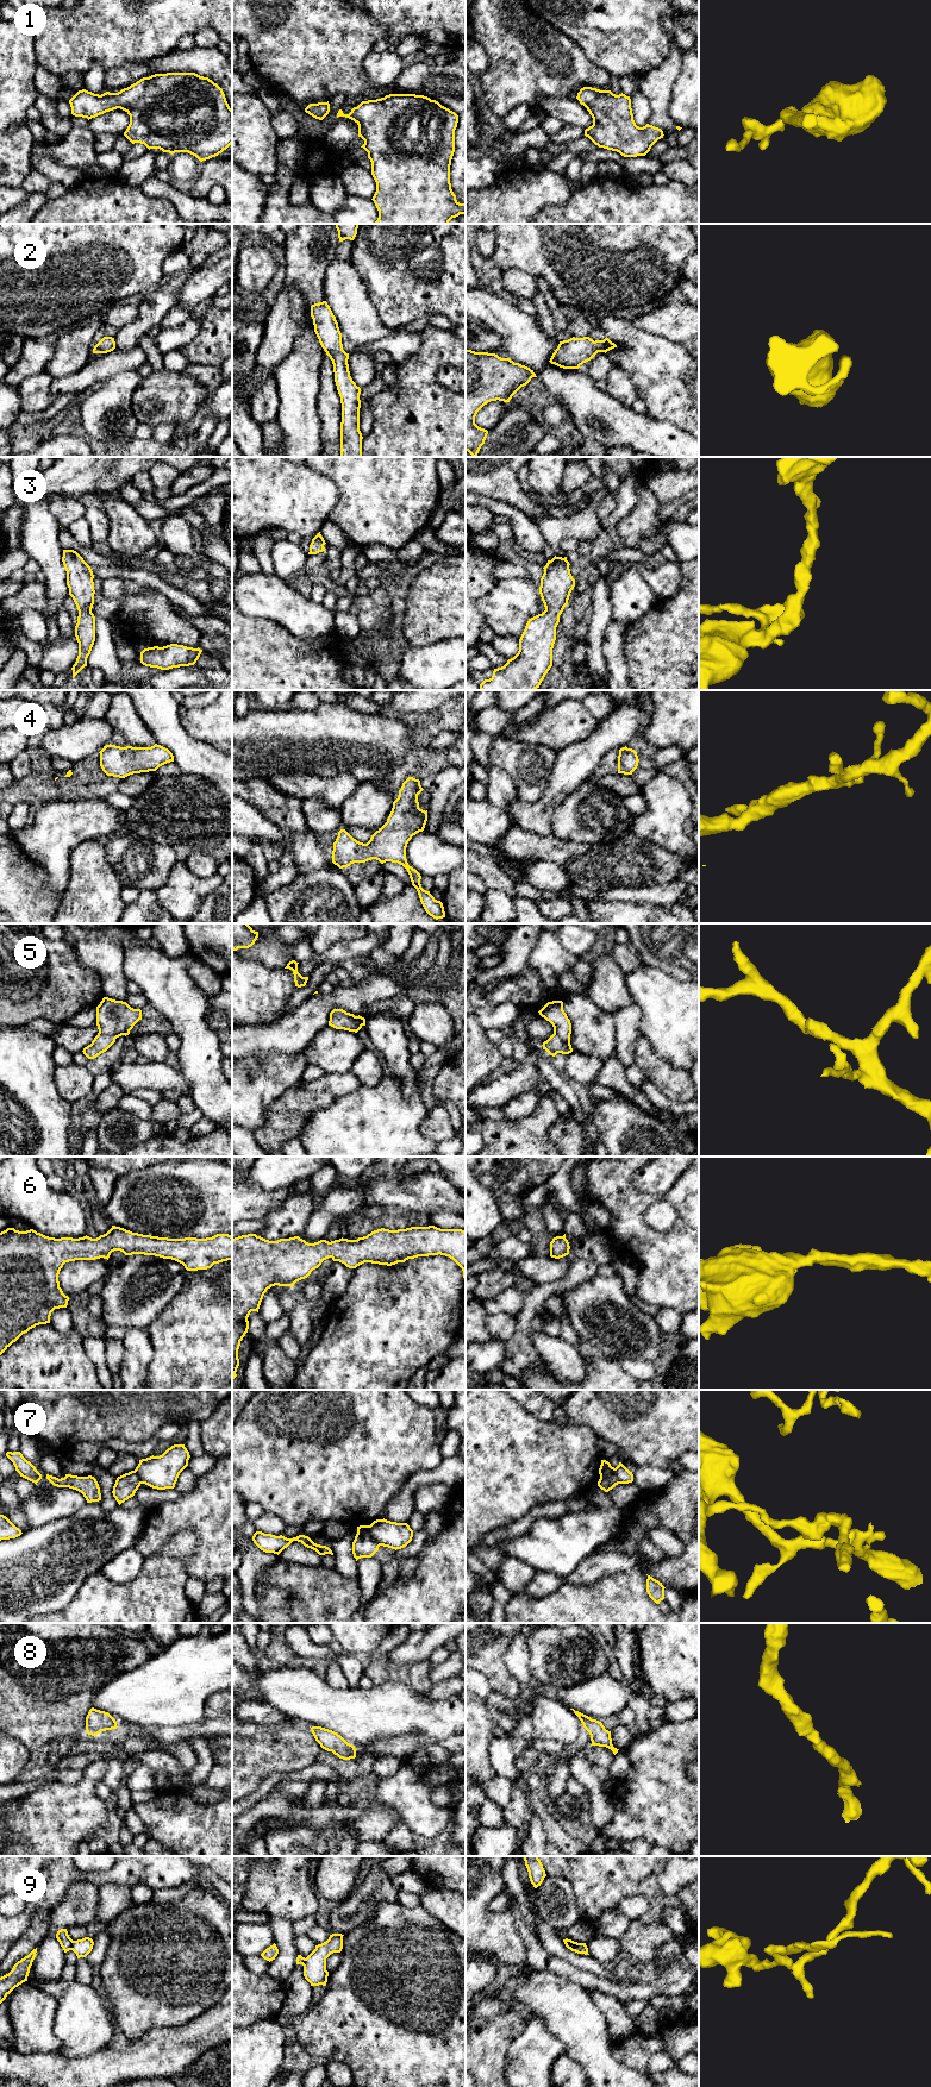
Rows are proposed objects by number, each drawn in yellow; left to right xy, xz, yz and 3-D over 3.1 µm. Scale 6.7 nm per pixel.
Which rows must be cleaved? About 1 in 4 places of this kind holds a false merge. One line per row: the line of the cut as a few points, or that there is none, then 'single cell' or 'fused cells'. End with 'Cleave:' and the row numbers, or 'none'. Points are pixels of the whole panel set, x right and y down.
1: cut none; single cell
2: cut none; single cell
3: cut none; single cell
4: cut none; single cell
5: cut none; single cell
6: cut none; single cell
7: cut xz (368, 1525), (369, 1534), (380, 1545); fused cells
8: cut none; single cell
9: cut xy (74, 1941), (70, 1949); fused cells
Cleave: 7, 9

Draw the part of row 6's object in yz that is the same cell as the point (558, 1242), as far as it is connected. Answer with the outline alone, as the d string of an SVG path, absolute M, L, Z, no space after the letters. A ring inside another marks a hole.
M566 1234L563 1236L556 1236L550 1242L550 1256L555 1259L563 1258L569 1254L569 1242L566 1239Z

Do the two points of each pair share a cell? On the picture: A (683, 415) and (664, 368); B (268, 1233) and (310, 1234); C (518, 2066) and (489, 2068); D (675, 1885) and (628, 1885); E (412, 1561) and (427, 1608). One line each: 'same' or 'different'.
A: same
B: different
C: different
D: different
E: different

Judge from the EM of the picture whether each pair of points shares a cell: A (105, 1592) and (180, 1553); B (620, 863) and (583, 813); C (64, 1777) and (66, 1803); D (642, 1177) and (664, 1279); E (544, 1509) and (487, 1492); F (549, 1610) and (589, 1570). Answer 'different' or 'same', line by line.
A: same
B: different
C: different
D: different
E: different
F: different

